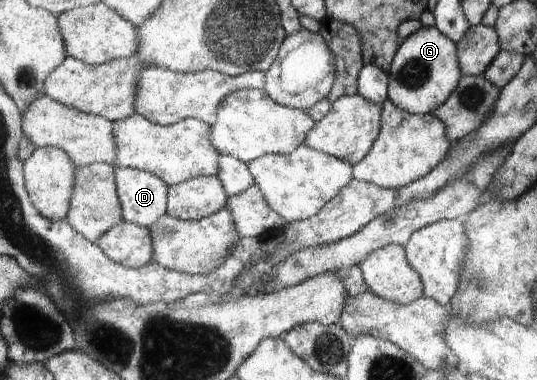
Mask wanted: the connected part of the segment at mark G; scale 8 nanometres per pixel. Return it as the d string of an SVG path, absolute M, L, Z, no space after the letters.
M422 26L402 40L387 74L388 100L398 108L413 114L431 114L452 94L460 83L461 70L456 43L436 26Z

